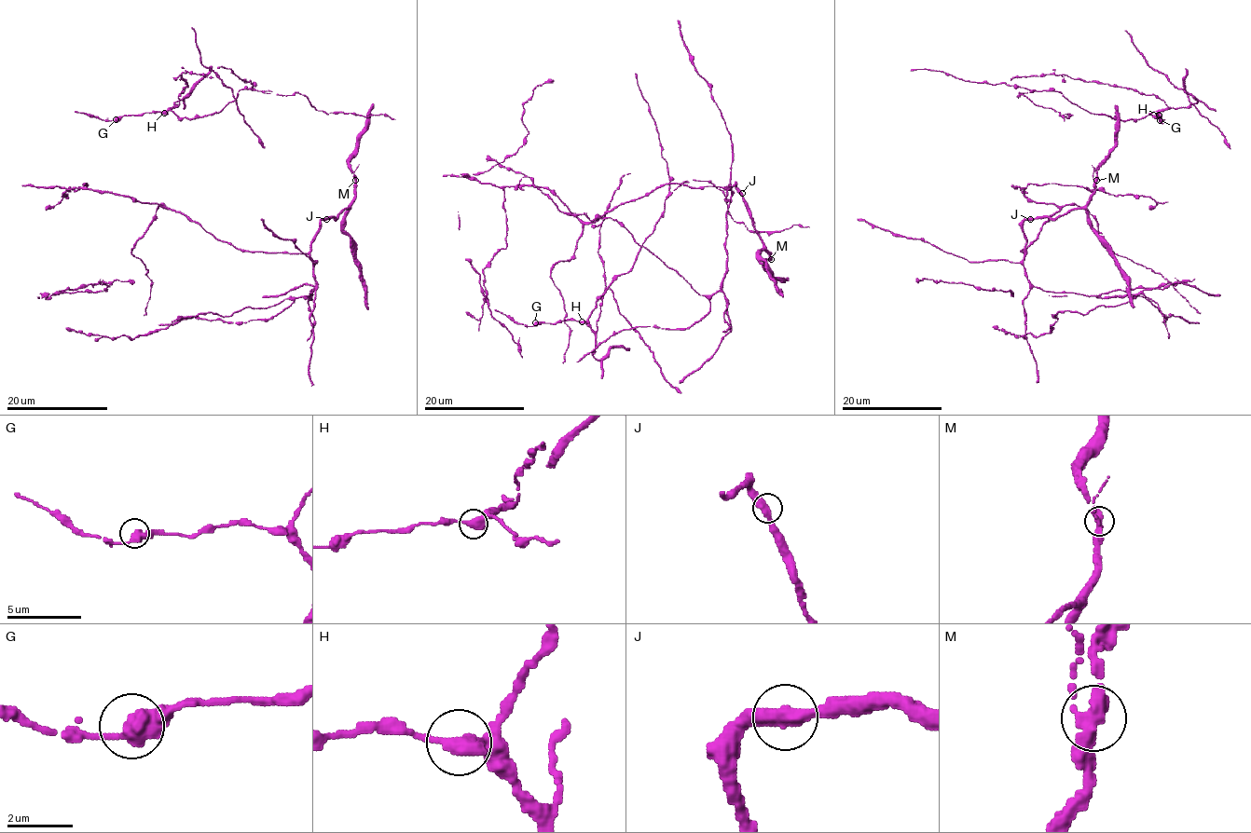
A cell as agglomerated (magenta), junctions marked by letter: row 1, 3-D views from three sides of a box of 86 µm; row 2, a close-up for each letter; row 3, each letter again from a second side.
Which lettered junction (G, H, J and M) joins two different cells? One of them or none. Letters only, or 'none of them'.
none of them

